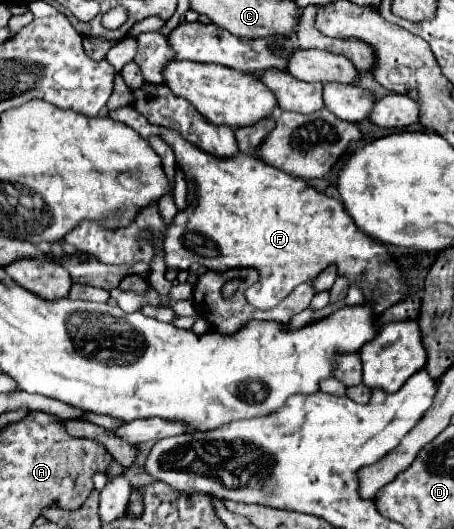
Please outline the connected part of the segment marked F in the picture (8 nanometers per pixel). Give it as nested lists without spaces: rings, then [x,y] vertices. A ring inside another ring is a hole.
[[[123,107],[109,115],[115,121],[133,127],[145,139],[161,133],[161,137],[173,147],[187,181],[195,183],[197,205],[177,213],[169,227],[165,227],[157,205],[143,209],[139,219],[119,231],[107,231],[99,223],[83,221],[65,237],[65,241],[77,251],[87,251],[107,265],[151,263],[155,253],[153,241],[143,241],[139,237],[143,229],[151,229],[155,239],[163,237],[165,263],[169,267],[189,269],[191,263],[203,263],[209,271],[217,273],[235,267],[255,267],[259,271],[259,280],[245,291],[245,297],[257,309],[273,309],[297,285],[313,281],[331,265],[335,265],[337,273],[345,275],[351,285],[355,283],[361,287],[365,303],[375,315],[409,297],[409,281],[393,261],[393,255],[383,243],[369,239],[357,229],[339,199],[327,197],[305,179],[293,177],[245,153],[229,159],[211,157],[183,141],[177,133],[167,133],[167,129],[151,125],[133,107]]]

